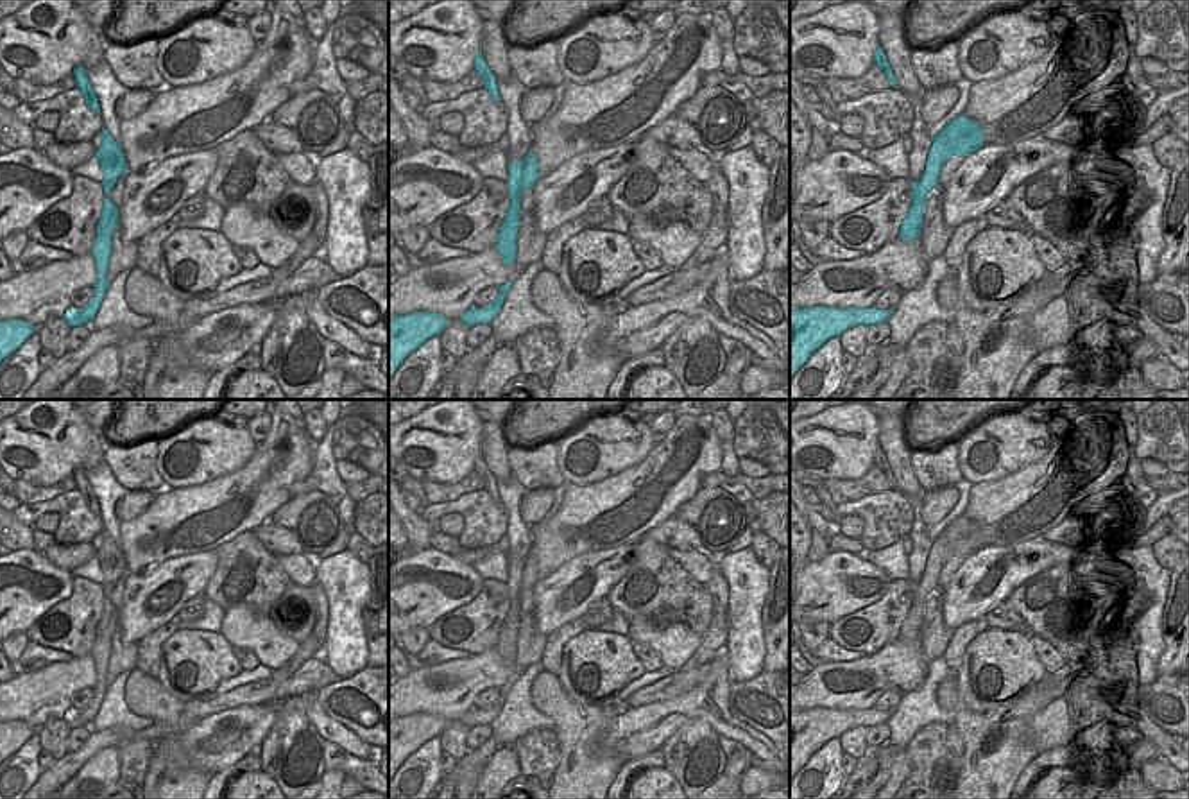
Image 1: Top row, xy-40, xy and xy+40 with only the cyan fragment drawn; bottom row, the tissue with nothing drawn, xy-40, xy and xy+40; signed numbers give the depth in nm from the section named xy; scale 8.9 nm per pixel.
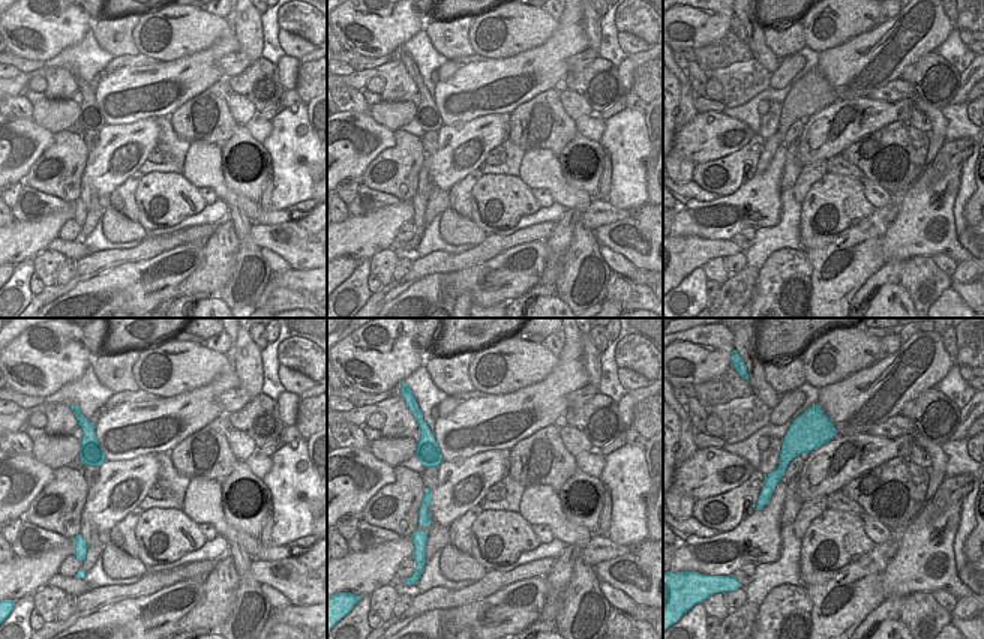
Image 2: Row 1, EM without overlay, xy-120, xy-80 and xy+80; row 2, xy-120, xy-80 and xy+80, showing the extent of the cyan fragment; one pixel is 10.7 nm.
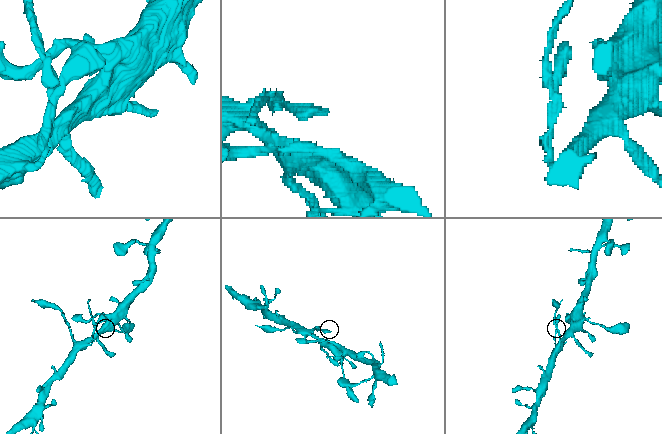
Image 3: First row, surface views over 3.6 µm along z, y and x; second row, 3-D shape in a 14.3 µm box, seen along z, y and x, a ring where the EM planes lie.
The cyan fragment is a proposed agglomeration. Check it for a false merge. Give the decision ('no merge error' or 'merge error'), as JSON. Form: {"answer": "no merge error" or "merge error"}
{"answer": "merge error"}

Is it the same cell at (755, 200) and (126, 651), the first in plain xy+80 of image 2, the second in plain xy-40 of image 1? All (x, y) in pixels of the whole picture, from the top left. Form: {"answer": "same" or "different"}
{"answer": "different"}

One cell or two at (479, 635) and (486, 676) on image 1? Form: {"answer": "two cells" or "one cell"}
{"answer": "two cells"}

